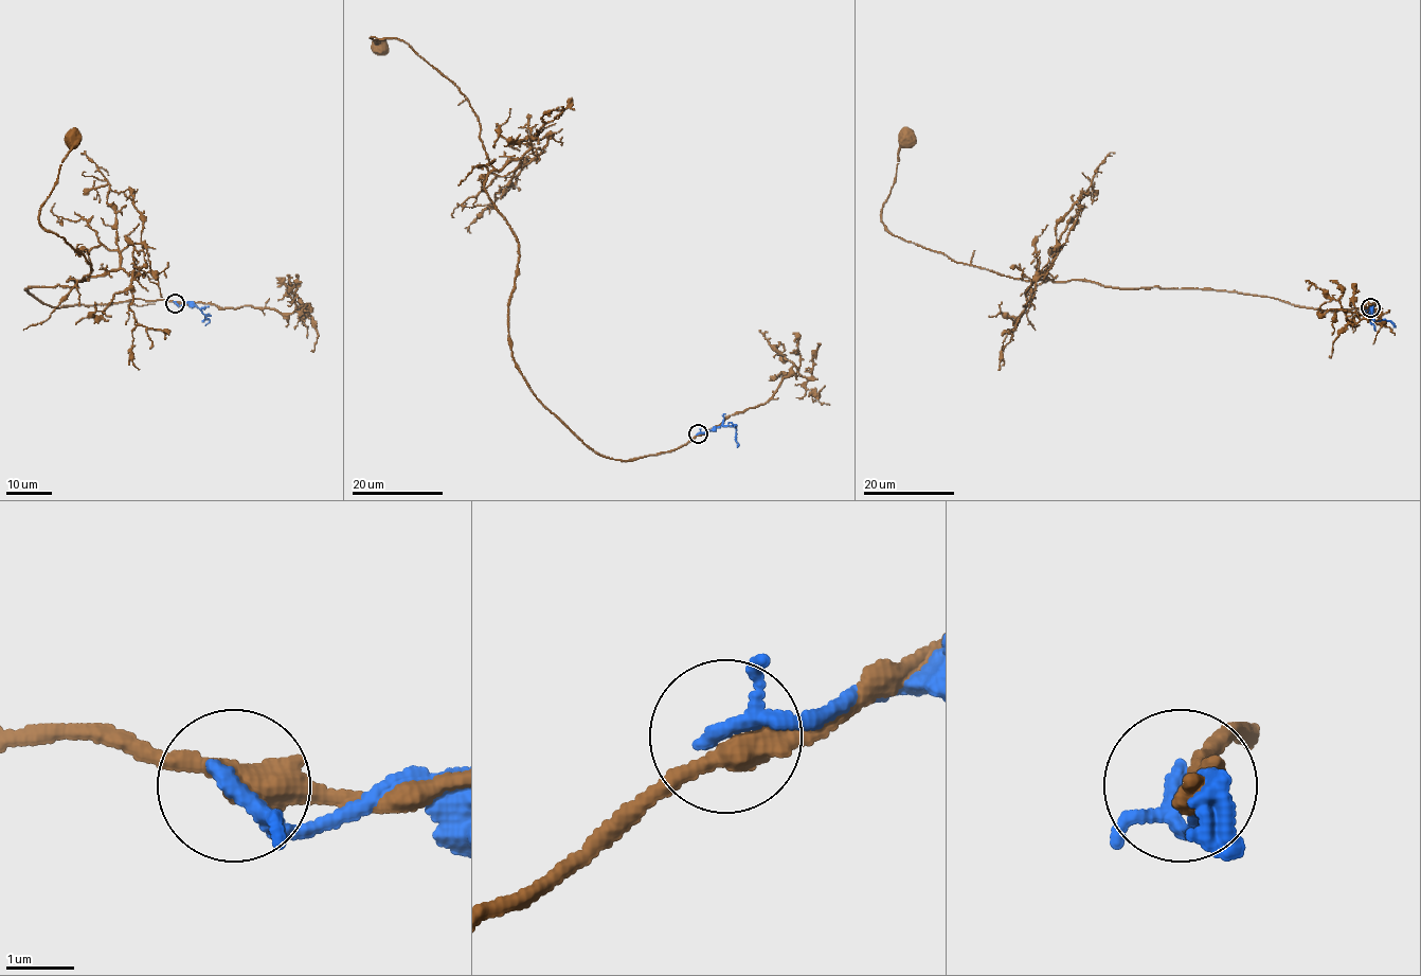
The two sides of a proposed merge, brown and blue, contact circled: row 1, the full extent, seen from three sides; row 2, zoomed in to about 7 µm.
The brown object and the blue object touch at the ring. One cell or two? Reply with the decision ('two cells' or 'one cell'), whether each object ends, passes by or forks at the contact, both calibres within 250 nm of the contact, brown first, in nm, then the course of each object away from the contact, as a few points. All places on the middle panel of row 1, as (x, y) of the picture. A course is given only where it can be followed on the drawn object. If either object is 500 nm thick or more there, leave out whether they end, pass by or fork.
two cells; brown passes by; blue passes by; 380 nm thick on the brown side, 200 nm on the other; brown runs (698, 433), (606, 458), (540, 402), (513, 356), (519, 242), (478, 117), (402, 40), (379, 49); blue runs (698, 433), (733, 425), (737, 447)

